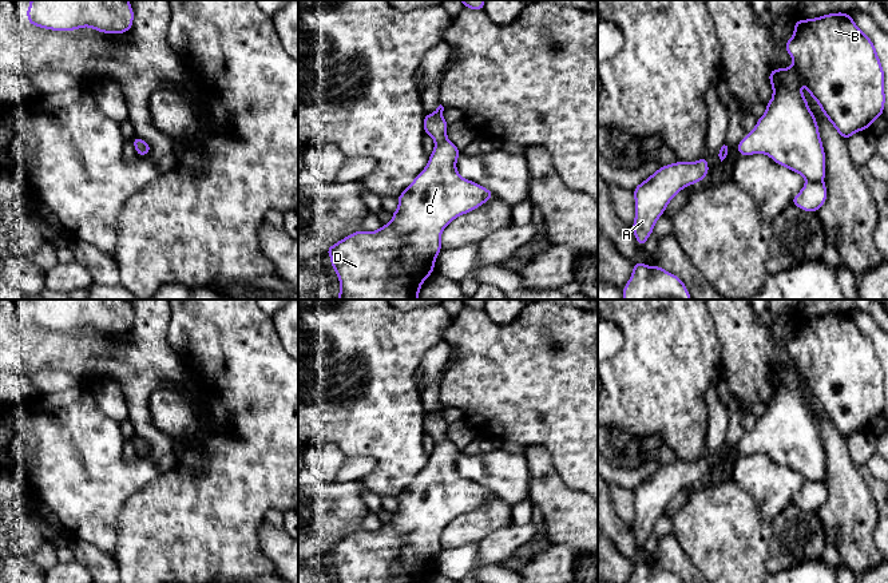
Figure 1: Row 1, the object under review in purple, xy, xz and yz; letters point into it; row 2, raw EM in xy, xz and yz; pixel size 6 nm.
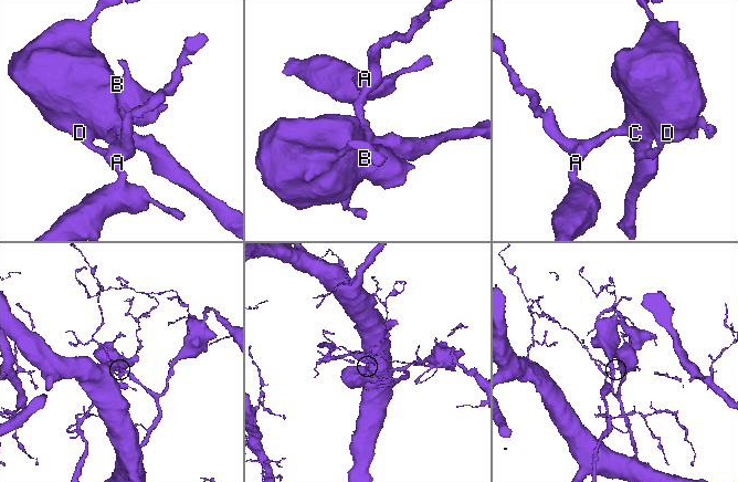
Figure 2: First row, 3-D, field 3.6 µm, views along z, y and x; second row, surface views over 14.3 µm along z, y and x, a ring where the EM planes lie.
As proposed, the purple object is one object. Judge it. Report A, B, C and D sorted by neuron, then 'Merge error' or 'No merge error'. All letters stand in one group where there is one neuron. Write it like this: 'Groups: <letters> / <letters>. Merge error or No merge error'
Groups: A B C D. No merge error

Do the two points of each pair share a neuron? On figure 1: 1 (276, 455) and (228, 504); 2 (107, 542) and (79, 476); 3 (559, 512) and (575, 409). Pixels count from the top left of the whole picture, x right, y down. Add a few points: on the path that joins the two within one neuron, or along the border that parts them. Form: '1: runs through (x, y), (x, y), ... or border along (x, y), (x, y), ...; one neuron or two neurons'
1: runs through (264, 467), (238, 492); one neuron
2: runs through (98, 526), (88, 510), (86, 492); one neuron
3: border along (550, 455), (558, 476), (569, 487), (583, 492); two neurons

